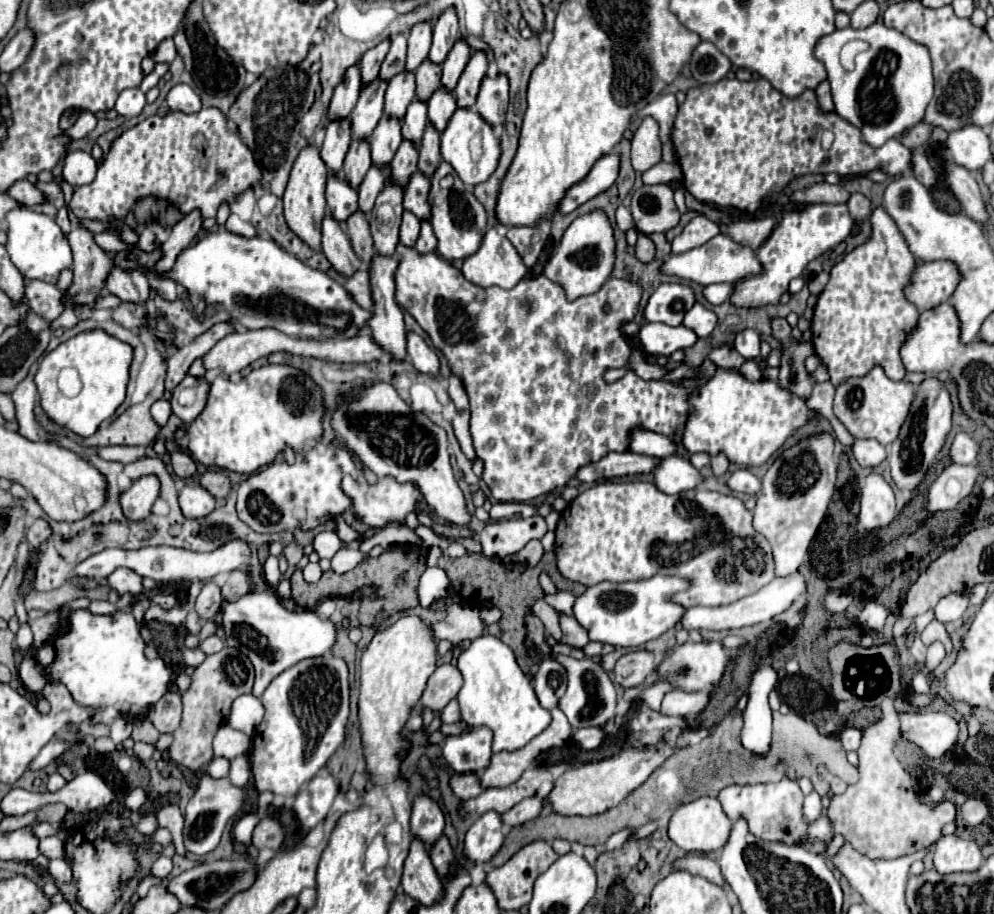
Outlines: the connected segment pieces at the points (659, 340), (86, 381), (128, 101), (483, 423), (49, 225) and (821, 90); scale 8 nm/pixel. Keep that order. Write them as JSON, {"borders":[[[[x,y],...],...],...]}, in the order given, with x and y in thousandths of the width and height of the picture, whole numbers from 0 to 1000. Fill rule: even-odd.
{"borders":[[[[648,352],[642,363],[642,374],[646,376],[648,385],[654,389],[668,389],[672,392],[676,385],[684,381],[694,381],[702,374],[698,361],[684,357],[670,357],[660,352]]],[[[89,361],[72,368],[70,372],[62,374],[56,383],[48,385],[38,400],[34,416],[40,429],[42,446],[48,451],[52,460],[66,466],[72,473],[80,477],[95,475],[101,462],[109,460],[125,440],[131,396],[133,396],[133,379],[107,365],[105,361]],[[62,403],[76,403],[80,409],[82,427],[74,435],[64,433],[58,425],[56,416]]],[[[131,96],[131,98],[125,98],[121,105],[119,105],[119,112],[117,112],[117,123],[121,127],[127,127],[127,129],[133,129],[133,127],[141,127],[143,118],[147,116],[147,105],[141,96]]],[[[400,267],[400,276],[404,278],[404,284],[402,284],[402,291],[400,291],[400,298],[398,298],[398,309],[400,309],[398,330],[416,346],[416,350],[433,368],[435,376],[451,394],[453,407],[463,414],[463,418],[465,418],[465,422],[467,422],[467,427],[471,431],[471,438],[473,438],[473,451],[475,451],[475,457],[473,457],[473,475],[475,475],[475,481],[477,481],[477,492],[479,492],[479,499],[487,505],[485,525],[491,530],[493,540],[495,540],[495,545],[499,549],[537,549],[541,543],[545,543],[549,538],[555,538],[555,536],[571,530],[571,525],[577,523],[579,516],[586,510],[590,510],[594,505],[602,505],[612,495],[630,495],[630,492],[634,492],[634,475],[636,475],[636,470],[640,466],[644,466],[646,470],[652,470],[652,473],[666,475],[666,477],[678,477],[678,475],[684,475],[686,473],[690,460],[698,451],[698,446],[696,446],[696,433],[702,431],[702,425],[704,422],[684,425],[684,422],[678,422],[676,418],[670,418],[670,416],[646,416],[638,405],[630,407],[618,420],[610,420],[608,414],[606,414],[612,403],[628,403],[628,400],[632,400],[632,394],[636,389],[638,376],[632,374],[632,370],[626,365],[626,357],[630,352],[636,352],[638,350],[638,344],[642,341],[644,326],[646,326],[646,313],[644,313],[642,306],[612,304],[610,311],[600,322],[584,324],[584,326],[579,326],[579,328],[573,330],[569,326],[565,313],[561,313],[559,309],[551,306],[549,302],[527,304],[525,309],[521,309],[513,317],[507,317],[507,315],[501,315],[501,313],[483,315],[479,311],[473,311],[465,302],[465,298],[461,293],[457,293],[453,287],[441,282],[437,276],[423,280],[423,278],[419,278],[416,271],[410,271],[410,269],[404,269],[404,267]]],[[[16,228],[12,232],[8,232],[9,252],[7,255],[7,276],[14,287],[14,291],[20,295],[20,300],[30,306],[44,306],[48,311],[56,311],[58,302],[64,293],[72,291],[72,274],[68,263],[64,260],[60,247],[48,239],[42,232],[34,232],[34,230],[24,230],[24,228]]],[[[829,88],[823,96],[821,96],[821,105],[823,105],[823,114],[827,123],[839,123],[839,112],[837,112],[837,103],[835,103],[835,92]]]]}

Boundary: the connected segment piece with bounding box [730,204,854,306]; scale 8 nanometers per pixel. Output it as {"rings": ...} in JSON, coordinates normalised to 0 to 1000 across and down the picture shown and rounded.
{"rings":[[[815,223],[807,230],[789,234],[787,243],[779,249],[771,267],[765,274],[761,274],[769,291],[769,300],[763,300],[761,304],[744,306],[740,311],[738,322],[734,324],[736,333],[742,333],[742,335],[781,333],[785,324],[793,319],[795,306],[805,302],[815,284],[827,280],[829,276],[837,274],[841,267],[851,263],[857,249],[859,249],[859,241],[855,239],[851,223]]]}

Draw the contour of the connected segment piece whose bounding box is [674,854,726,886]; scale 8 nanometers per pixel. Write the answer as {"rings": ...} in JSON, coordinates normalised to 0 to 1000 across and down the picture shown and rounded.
{"rings":[[[692,934],[692,937],[684,939],[684,941],[678,945],[678,950],[680,950],[680,952],[692,952],[692,954],[696,954],[696,956],[704,956],[704,958],[712,961],[714,965],[722,967],[722,969],[728,969],[728,967],[730,967],[730,963],[728,963],[728,958],[726,958],[726,954],[724,954],[722,943],[714,941],[712,937]]]}

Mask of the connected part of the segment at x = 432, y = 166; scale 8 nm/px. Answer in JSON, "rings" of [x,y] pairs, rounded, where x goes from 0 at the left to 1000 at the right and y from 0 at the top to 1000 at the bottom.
{"rings":[[[435,136],[429,138],[429,144],[425,149],[425,158],[421,162],[421,188],[425,188],[429,195],[435,195],[443,173],[443,147],[437,142]]]}

